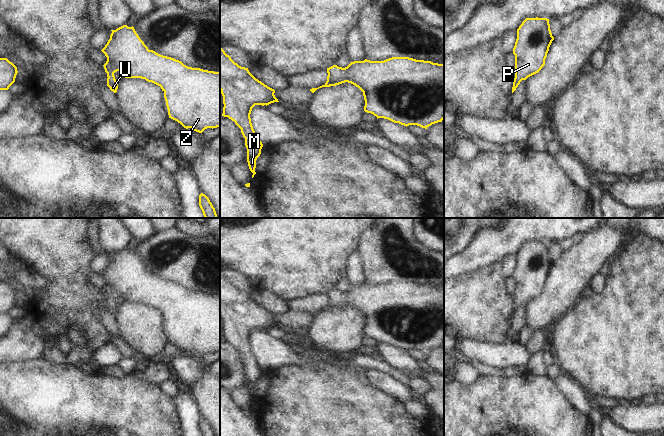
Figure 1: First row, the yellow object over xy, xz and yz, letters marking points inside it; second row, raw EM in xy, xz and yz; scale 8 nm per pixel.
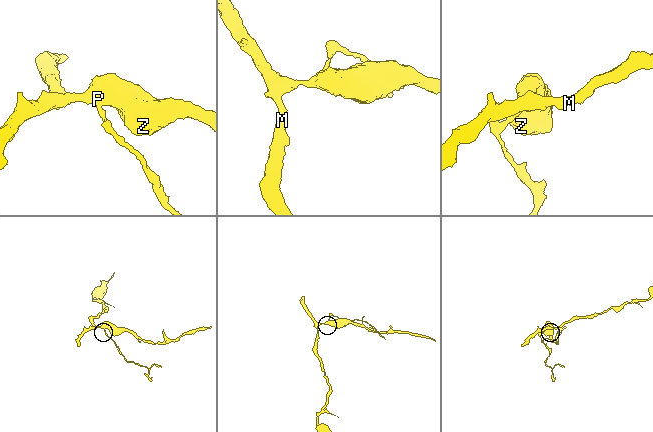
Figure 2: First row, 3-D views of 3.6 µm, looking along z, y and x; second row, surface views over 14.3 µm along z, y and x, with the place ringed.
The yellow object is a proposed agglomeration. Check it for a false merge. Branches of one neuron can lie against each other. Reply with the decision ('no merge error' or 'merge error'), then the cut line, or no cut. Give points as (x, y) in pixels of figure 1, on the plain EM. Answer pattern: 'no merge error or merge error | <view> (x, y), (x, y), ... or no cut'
no merge error | no cut

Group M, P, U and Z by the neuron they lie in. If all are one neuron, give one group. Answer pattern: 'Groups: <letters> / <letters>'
Groups: M P U Z

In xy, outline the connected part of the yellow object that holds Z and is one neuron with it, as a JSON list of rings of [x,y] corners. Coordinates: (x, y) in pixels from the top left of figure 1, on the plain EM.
[[[123,249],[111,255],[110,263],[101,274],[107,281],[103,290],[111,315],[116,317],[118,313],[114,300],[117,295],[122,296],[125,302],[145,303],[161,311],[169,342],[184,352],[202,357],[207,352],[220,351],[220,296],[188,291],[179,284],[149,274],[133,250]]]

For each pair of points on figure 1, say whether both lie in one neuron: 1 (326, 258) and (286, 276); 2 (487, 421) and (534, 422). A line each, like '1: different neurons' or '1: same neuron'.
1: same neuron
2: same neuron

